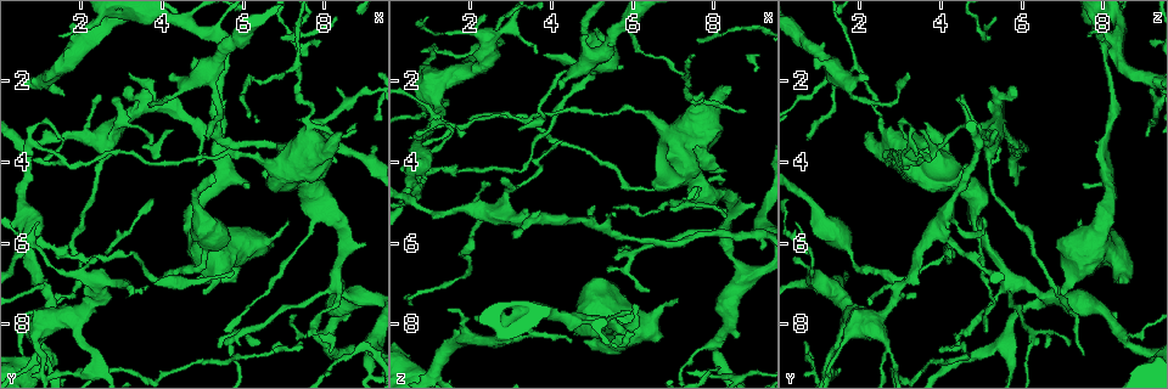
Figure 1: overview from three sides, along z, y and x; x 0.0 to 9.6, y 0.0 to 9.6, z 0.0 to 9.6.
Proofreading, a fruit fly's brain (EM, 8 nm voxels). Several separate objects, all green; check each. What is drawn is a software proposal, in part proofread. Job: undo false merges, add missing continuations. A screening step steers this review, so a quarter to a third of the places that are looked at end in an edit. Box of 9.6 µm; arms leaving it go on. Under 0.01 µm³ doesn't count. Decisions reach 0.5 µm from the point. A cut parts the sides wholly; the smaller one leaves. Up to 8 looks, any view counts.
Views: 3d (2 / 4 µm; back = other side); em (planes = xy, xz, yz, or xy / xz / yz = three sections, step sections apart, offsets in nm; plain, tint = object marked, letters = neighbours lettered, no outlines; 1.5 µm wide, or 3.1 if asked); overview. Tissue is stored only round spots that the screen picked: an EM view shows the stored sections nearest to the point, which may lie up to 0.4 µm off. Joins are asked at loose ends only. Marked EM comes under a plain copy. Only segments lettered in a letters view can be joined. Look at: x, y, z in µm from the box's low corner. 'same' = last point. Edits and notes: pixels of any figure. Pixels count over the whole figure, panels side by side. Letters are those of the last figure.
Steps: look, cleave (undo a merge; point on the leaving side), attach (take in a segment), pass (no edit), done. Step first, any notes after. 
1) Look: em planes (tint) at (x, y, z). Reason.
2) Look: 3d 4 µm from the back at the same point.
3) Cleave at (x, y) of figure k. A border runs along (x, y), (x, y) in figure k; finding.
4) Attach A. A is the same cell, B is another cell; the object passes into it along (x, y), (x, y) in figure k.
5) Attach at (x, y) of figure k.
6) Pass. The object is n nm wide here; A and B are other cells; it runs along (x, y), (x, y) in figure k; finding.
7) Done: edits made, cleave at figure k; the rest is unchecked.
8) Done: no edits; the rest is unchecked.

Look: em planes (tint) at (5.05, 7.20, 6.90). Branch stops here.

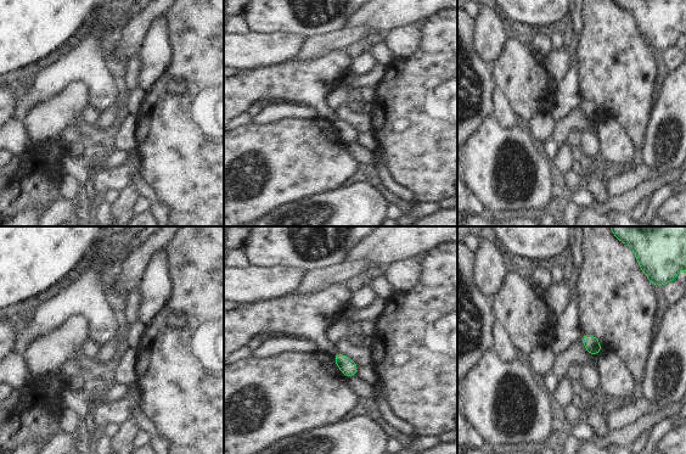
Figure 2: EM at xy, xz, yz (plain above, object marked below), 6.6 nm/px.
Look: em planes (letters) at the same point. What lies round it.

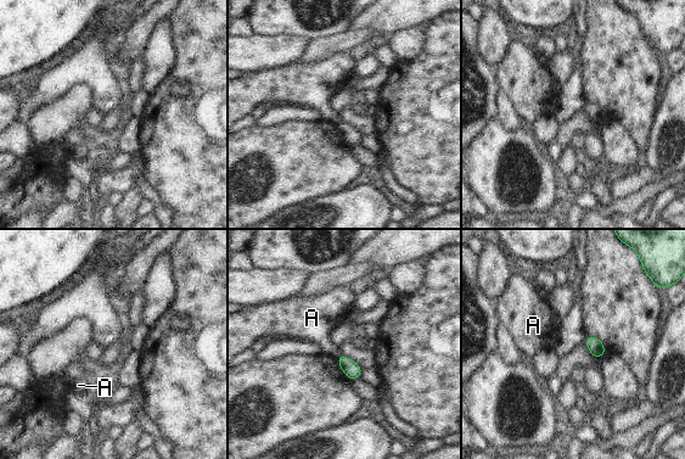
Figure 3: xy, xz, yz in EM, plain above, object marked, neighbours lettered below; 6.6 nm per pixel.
Pass. A is another cell; a border runs along (340, 353), (336, 358) in figure 3; none of them fits.

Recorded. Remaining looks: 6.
Look: 3d 4 µm at (8.00, 8.30, 8.50).

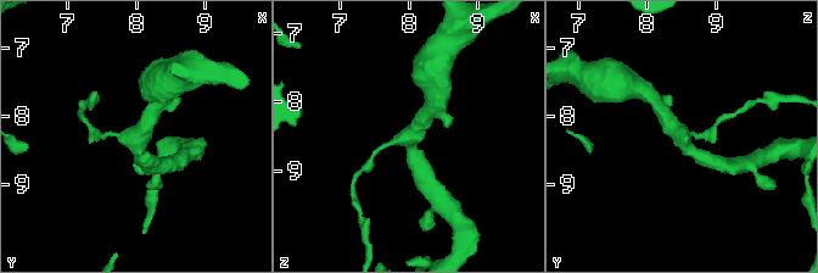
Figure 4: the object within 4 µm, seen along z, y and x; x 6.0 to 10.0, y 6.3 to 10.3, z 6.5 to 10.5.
Look: em planes (tint) at (8.00, 8.30, 8.55). 3 arms meet here; shape alone is not enough.

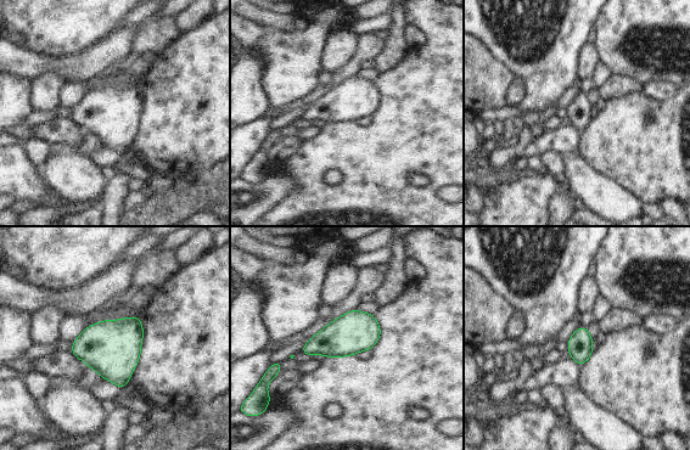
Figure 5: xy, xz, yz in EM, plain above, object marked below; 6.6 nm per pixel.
Look: em planes (letters) at the same point. What lies round it.

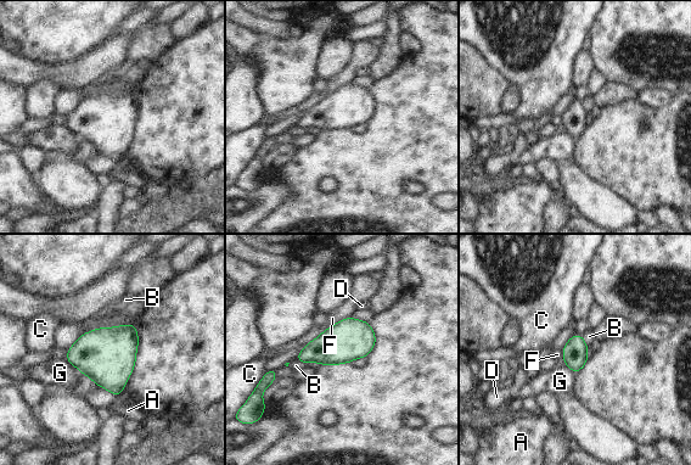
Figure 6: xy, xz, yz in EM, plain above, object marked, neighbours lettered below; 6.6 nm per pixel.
Pass. A, B, C, D, F and G are other cells; a border runs along (295, 359), (307, 363) in figure 6; one cell here.

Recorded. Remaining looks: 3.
Look: 3d 4 µm from the back at (5.10, 3.45, 0.75). An open end.

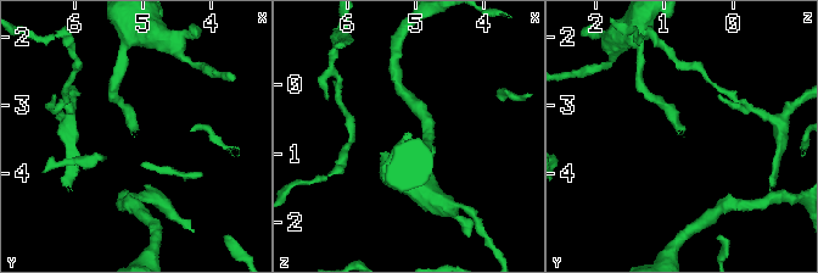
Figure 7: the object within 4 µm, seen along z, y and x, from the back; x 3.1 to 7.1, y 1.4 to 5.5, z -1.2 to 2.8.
Look: em planes (letters) at (5.20, 3.45, 0.75). Now the EM.

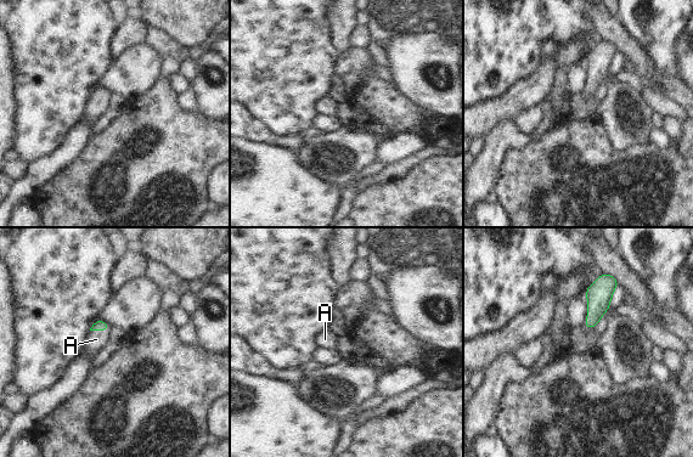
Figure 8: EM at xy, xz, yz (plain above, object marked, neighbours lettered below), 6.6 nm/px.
Attach A. A is the same cell; the object passes into it along (99, 325), (99, 329), (96, 339) in figure 8; it goes on there.

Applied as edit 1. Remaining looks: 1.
Done: edits made, attach at figure 8; the rest is unchecked.

